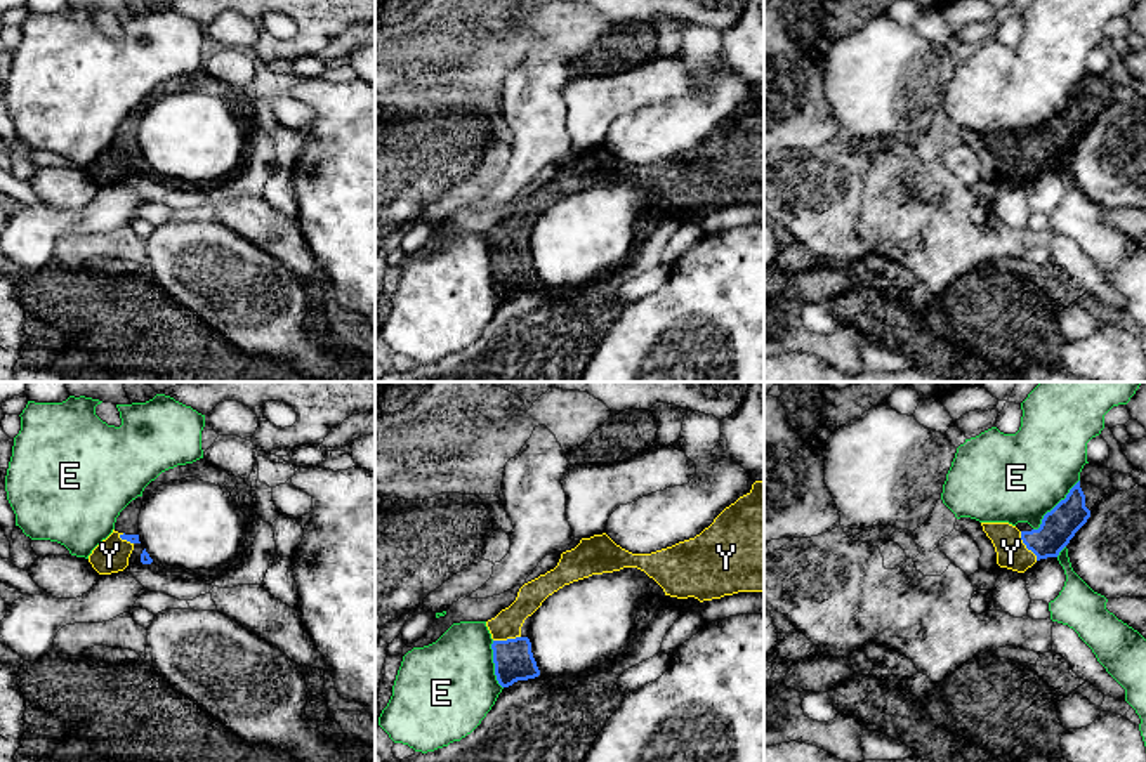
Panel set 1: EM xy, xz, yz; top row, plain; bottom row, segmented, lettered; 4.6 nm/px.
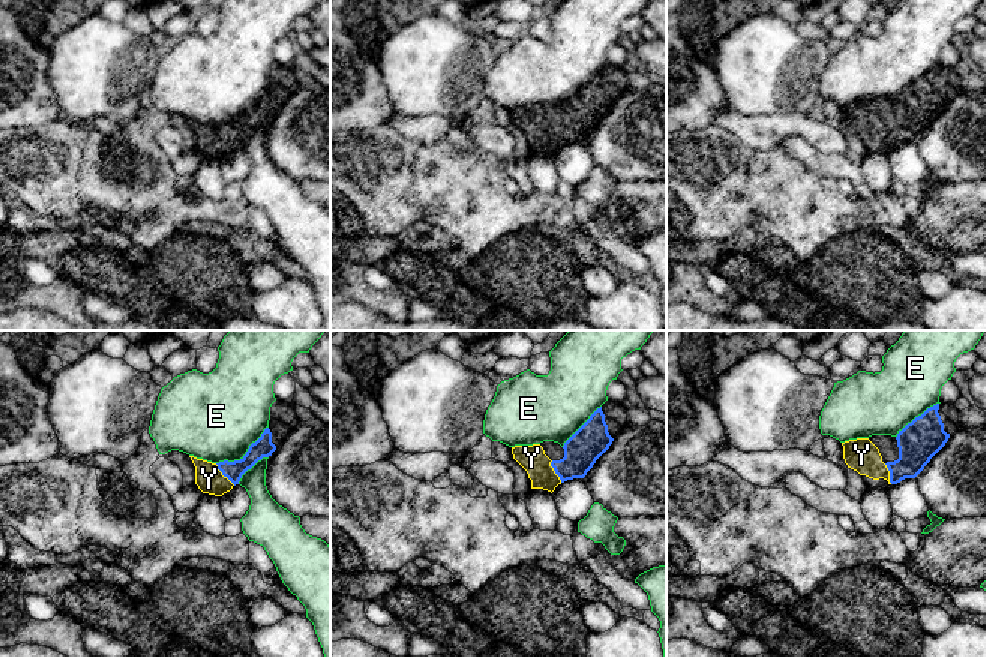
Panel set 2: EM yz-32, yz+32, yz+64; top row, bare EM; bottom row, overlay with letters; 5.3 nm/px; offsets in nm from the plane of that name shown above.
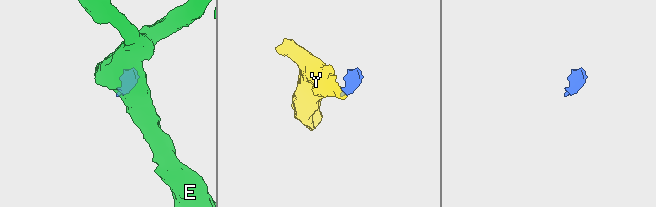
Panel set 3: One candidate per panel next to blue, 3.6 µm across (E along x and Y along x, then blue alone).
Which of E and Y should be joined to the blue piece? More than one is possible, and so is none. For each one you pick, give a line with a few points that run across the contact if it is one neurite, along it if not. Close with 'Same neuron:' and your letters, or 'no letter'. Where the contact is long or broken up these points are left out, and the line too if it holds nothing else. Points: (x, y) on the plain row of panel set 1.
Y: yz (1058, 137), (1040, 155), (1025, 155), (1011, 164)
Same neuron: Y

